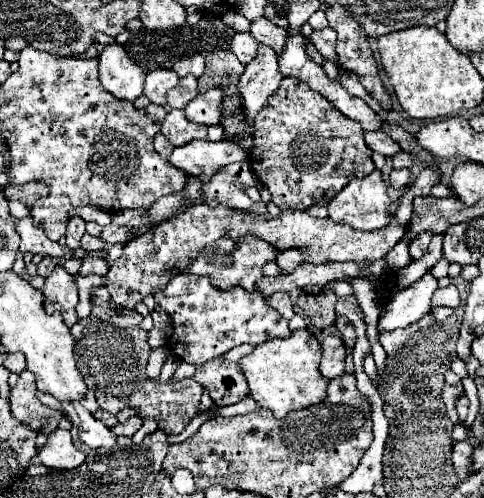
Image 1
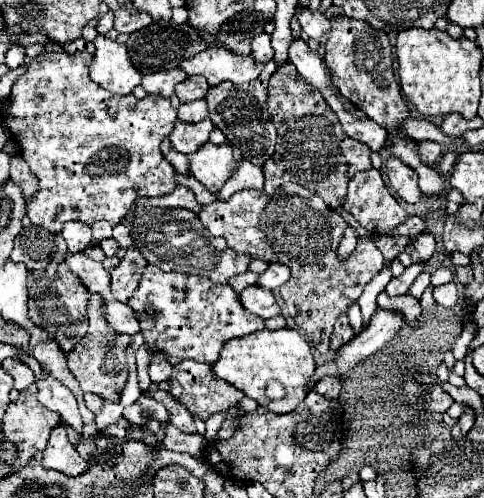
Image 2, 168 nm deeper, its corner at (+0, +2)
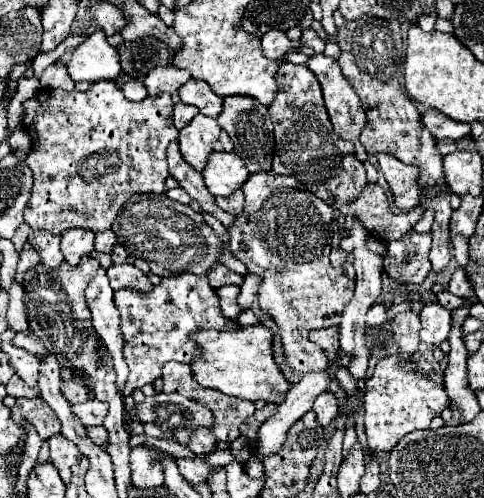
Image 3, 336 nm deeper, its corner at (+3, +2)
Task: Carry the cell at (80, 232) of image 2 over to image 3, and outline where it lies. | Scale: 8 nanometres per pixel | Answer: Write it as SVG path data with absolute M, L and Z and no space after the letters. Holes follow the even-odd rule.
M70 228L62 232L62 242L60 242L64 258L74 266L78 260L94 250L94 232L86 228Z

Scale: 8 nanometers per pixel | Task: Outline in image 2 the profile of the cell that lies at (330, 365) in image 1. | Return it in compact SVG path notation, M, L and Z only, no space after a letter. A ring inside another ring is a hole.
M323 378L321 382L317 382L315 390L327 400L337 400L339 390L341 390L341 382L339 382L339 378Z

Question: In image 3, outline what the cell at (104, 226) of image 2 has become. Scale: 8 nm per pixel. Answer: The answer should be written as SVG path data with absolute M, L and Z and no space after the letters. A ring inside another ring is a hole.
M112 230L96 234L96 250L98 252L112 252L114 246L116 246L116 236Z

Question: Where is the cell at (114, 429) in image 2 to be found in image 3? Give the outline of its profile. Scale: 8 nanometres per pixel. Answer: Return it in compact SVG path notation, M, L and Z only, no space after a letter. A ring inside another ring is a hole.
M90 426L88 428L88 436L92 438L94 444L98 446L104 446L108 442L108 430L104 426Z

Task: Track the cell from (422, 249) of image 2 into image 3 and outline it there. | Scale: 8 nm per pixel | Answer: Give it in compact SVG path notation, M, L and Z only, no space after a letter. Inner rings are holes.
M408 232L400 240L388 242L384 270L390 278L408 284L420 284L430 272L430 234Z

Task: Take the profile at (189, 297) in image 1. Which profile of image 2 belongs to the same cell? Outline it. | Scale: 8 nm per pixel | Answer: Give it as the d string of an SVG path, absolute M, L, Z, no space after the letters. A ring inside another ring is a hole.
M147 266L127 306L137 314L147 352L151 356L161 352L171 366L187 358L211 364L219 358L223 342L265 328L263 320L243 310L239 294L229 284L215 284L207 276L163 272L157 266ZM147 308L153 310L153 316L147 314Z

